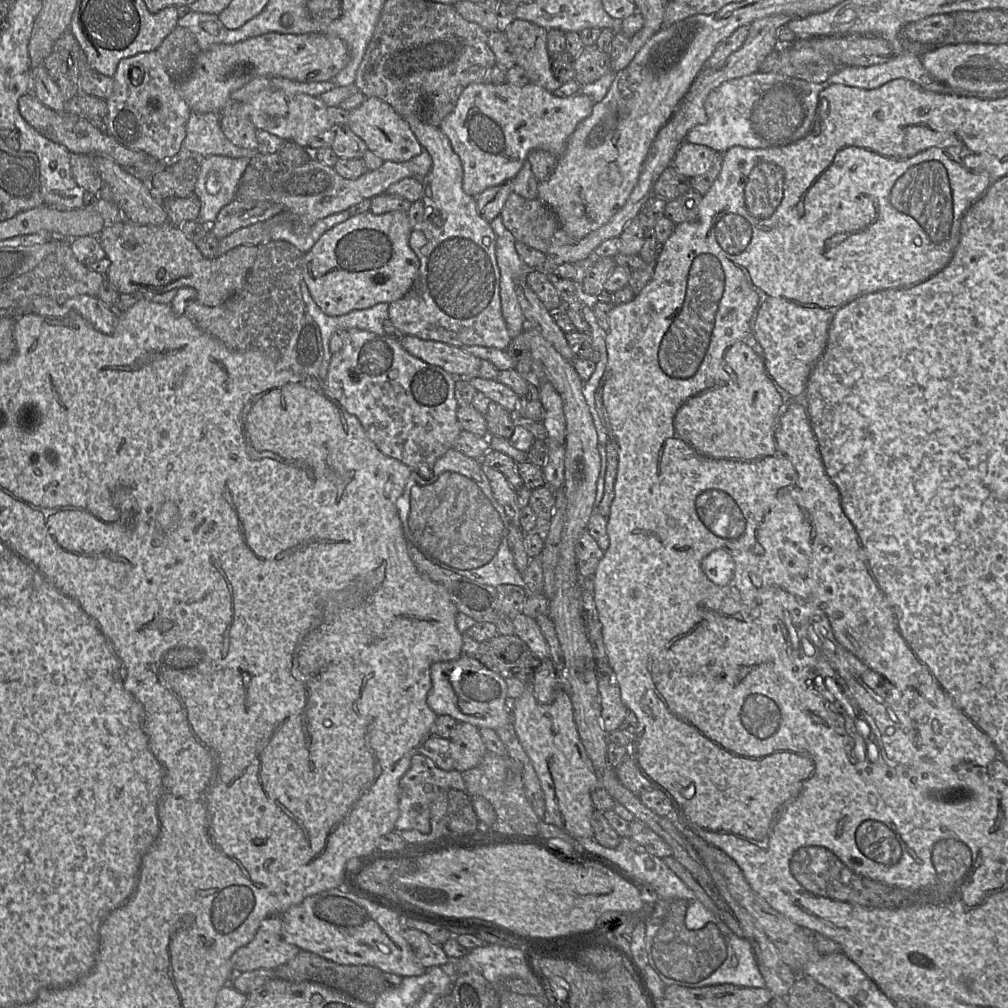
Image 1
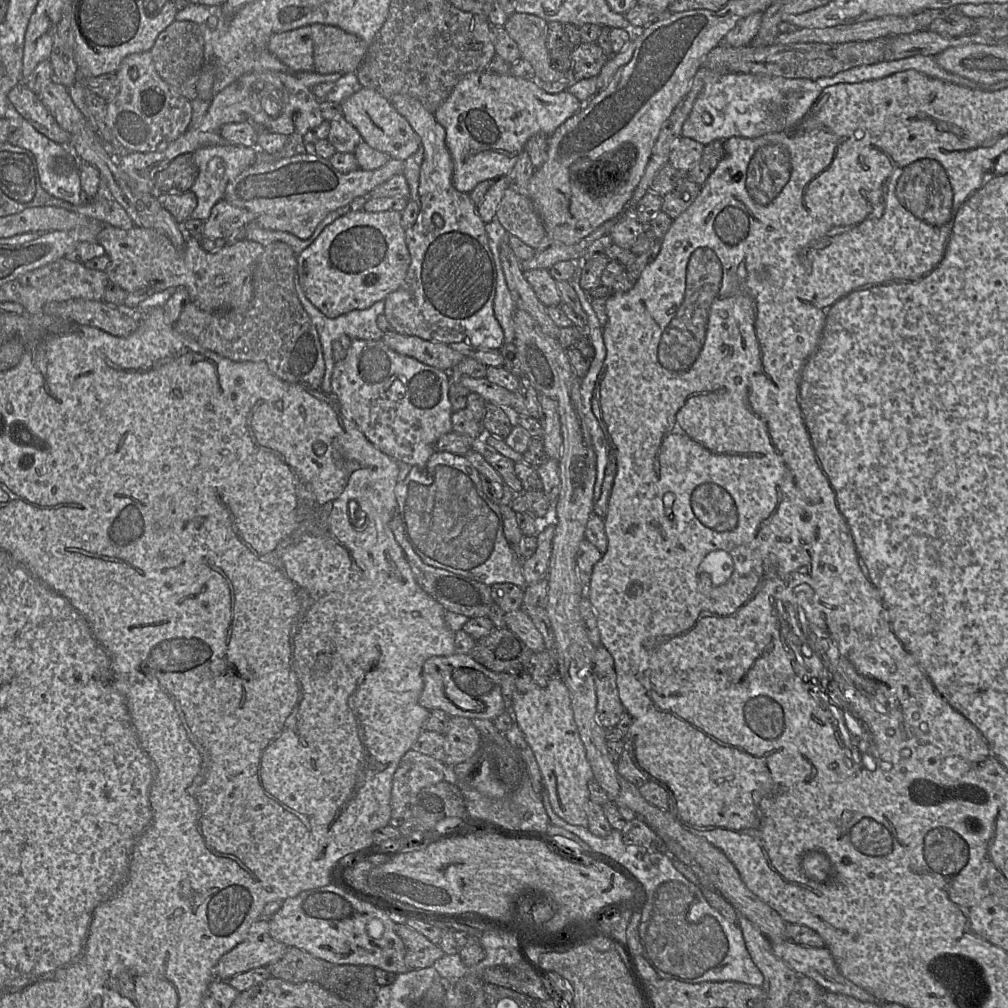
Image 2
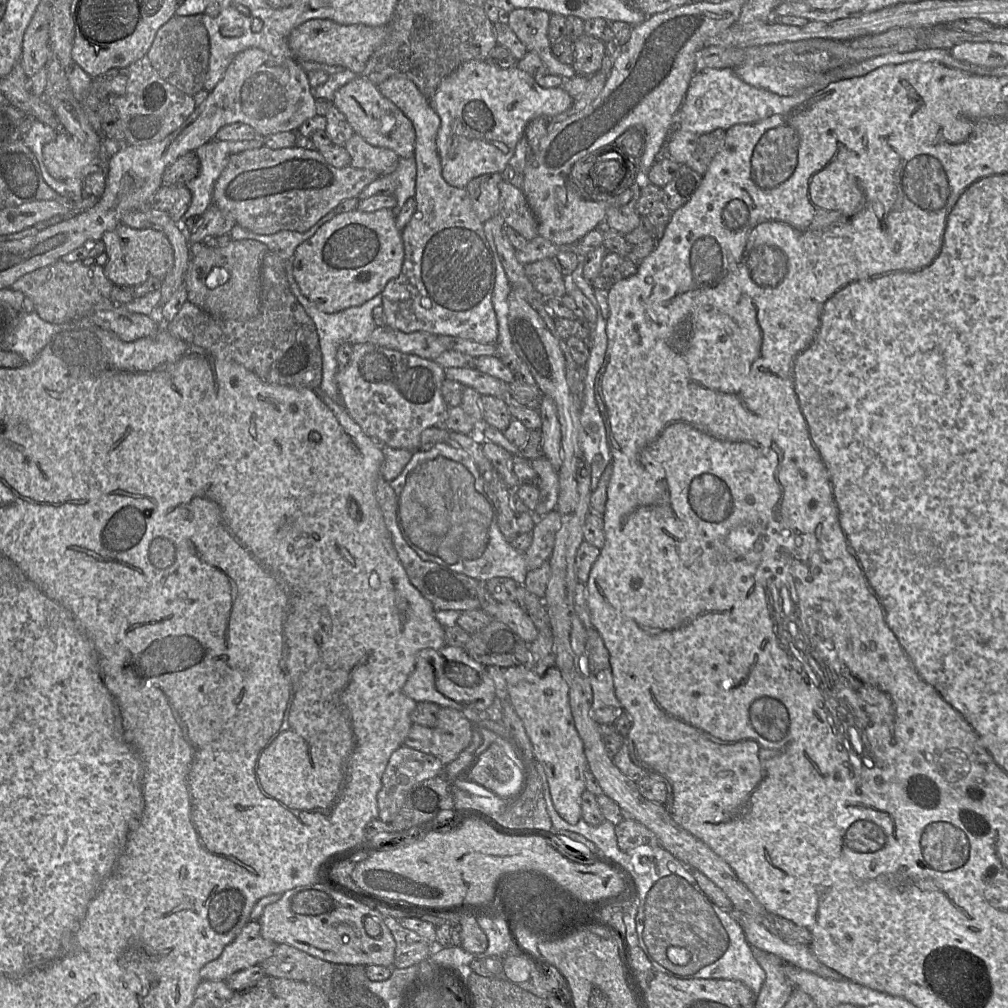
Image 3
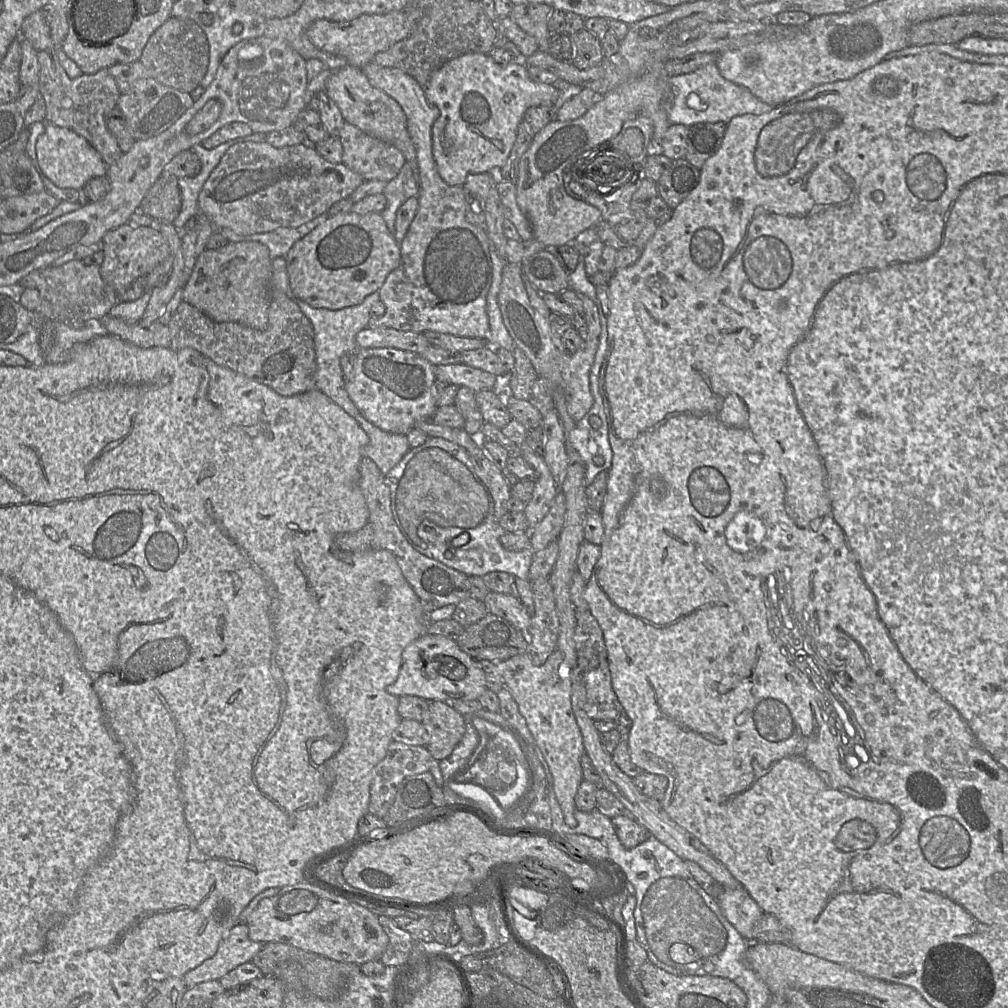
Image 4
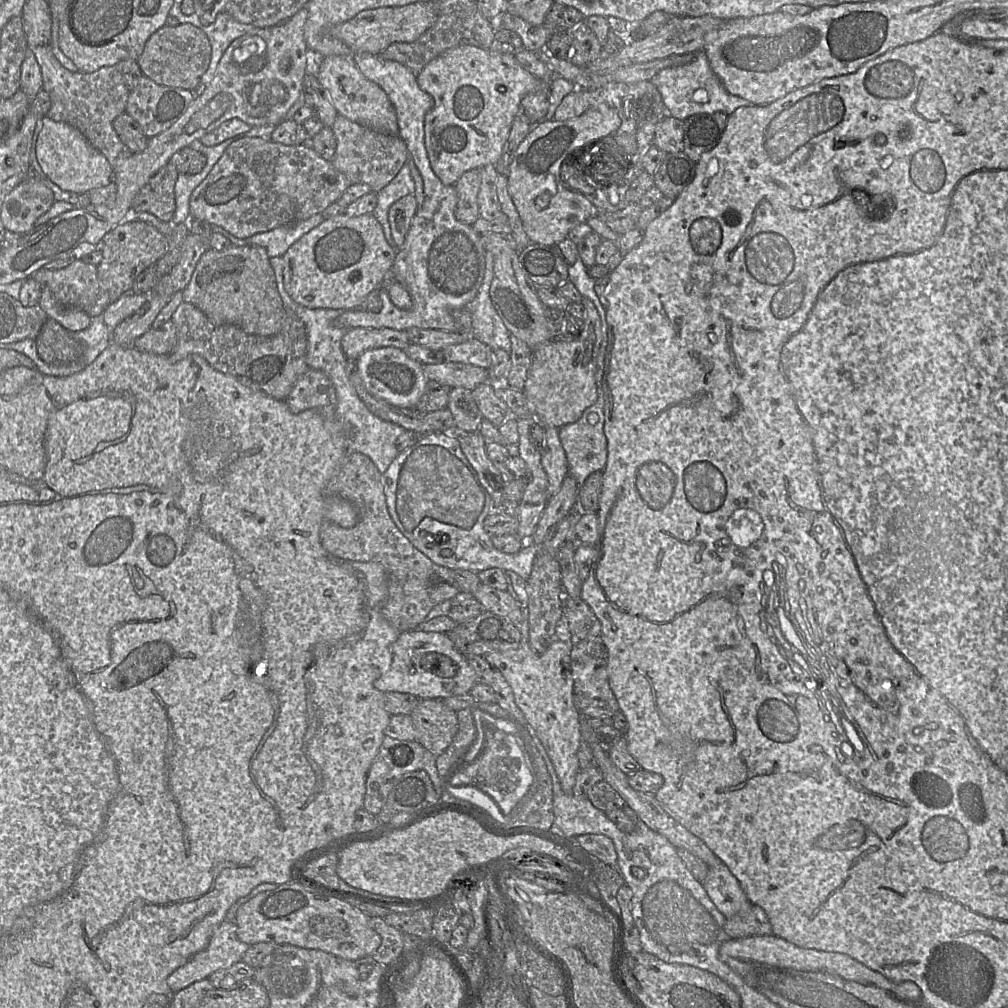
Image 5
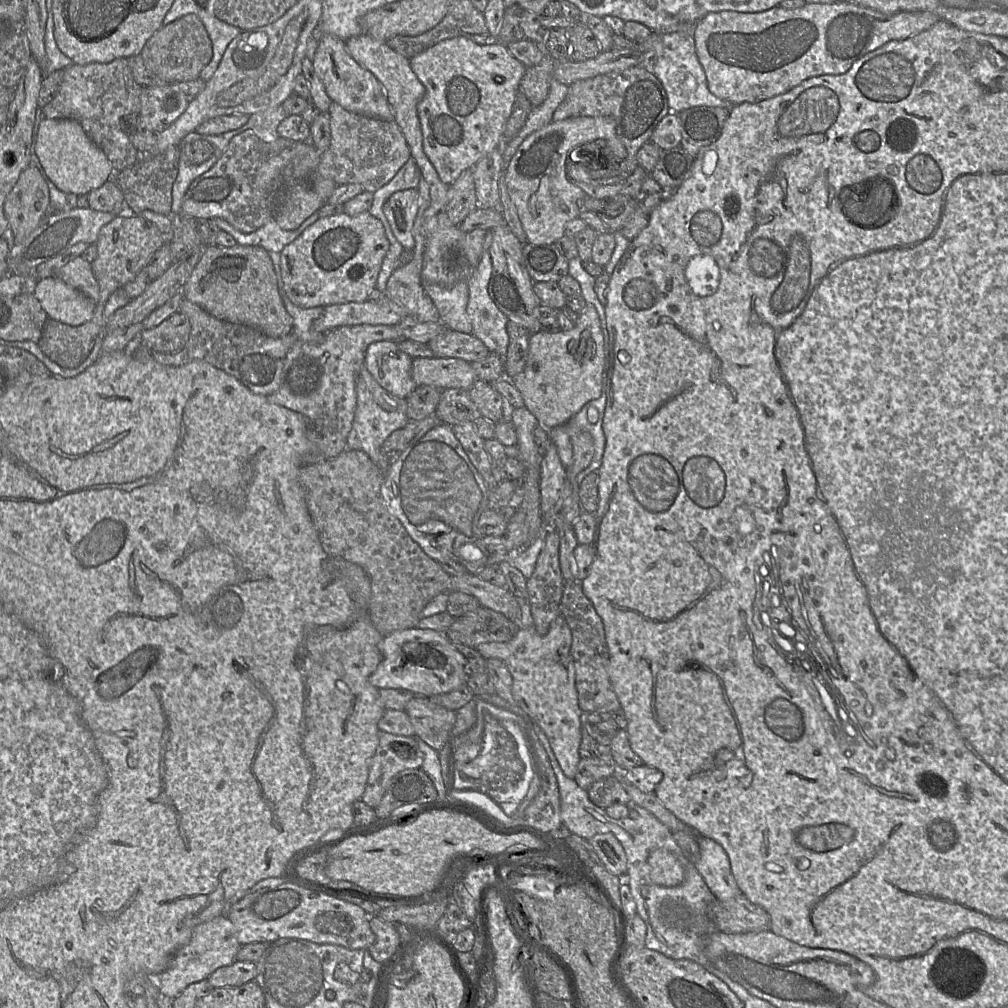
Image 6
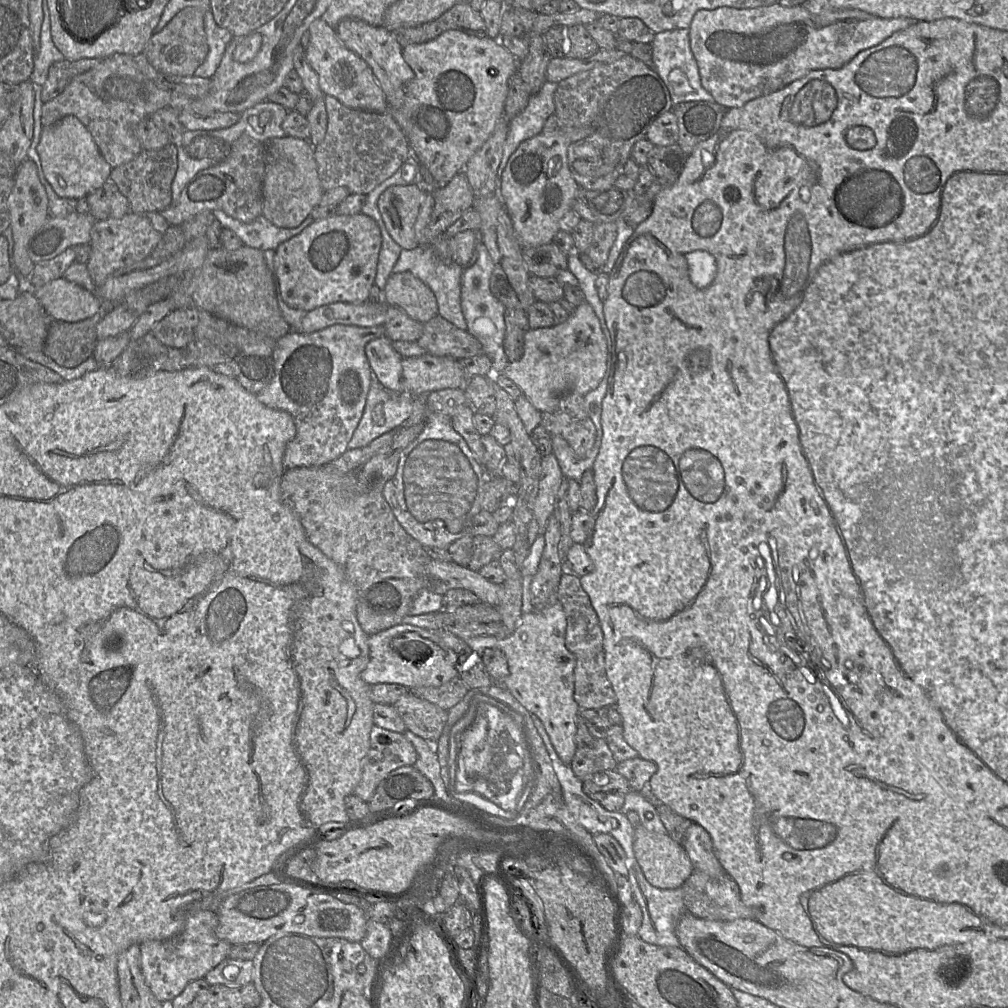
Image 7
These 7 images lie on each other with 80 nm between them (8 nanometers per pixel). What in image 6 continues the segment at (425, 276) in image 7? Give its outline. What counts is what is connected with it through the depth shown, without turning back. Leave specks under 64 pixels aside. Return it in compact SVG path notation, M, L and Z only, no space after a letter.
M459 282L452 287L427 283L424 288L438 309L440 323L454 331L472 333L472 325L466 311L467 282Z

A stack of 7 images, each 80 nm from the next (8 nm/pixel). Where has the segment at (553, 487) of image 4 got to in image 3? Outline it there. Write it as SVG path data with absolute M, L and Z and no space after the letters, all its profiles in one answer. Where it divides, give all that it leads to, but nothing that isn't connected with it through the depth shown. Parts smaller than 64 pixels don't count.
M537 458L530 461L536 471L539 482L539 501L533 512L536 518L540 518L556 508L559 495L559 475L551 462L545 458Z

